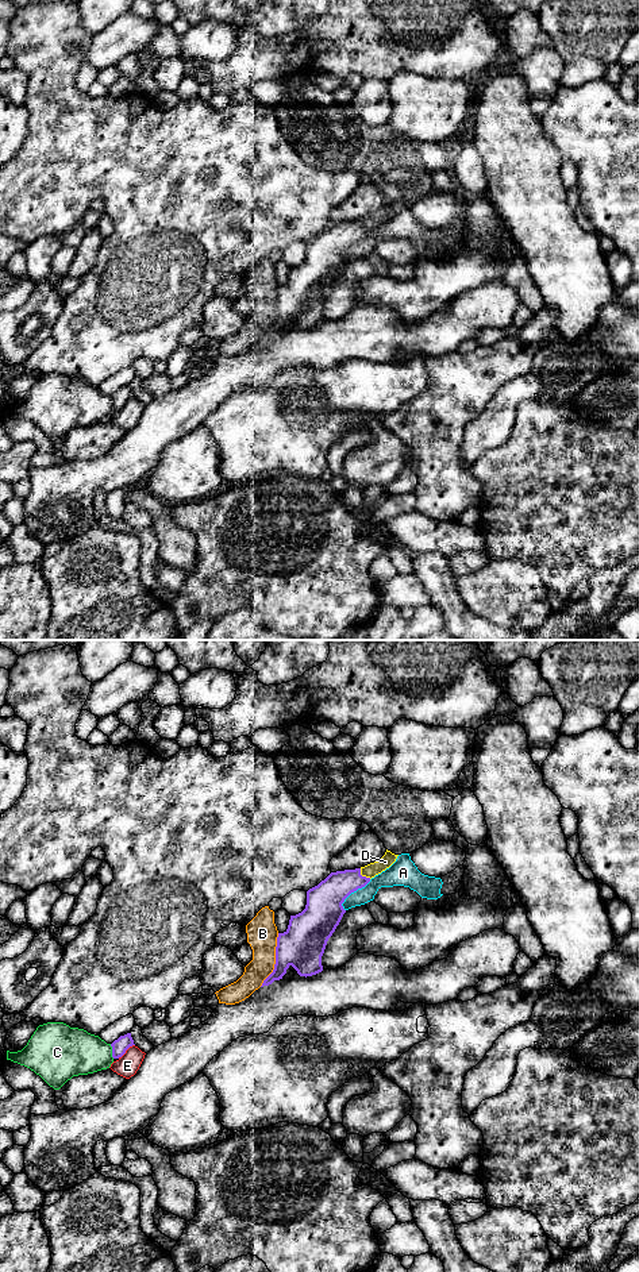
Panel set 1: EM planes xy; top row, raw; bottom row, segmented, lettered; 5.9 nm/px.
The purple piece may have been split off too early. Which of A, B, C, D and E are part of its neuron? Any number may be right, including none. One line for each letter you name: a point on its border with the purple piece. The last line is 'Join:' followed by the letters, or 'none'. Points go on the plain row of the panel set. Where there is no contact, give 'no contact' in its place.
D: contact xy (364, 228)
Join: D

